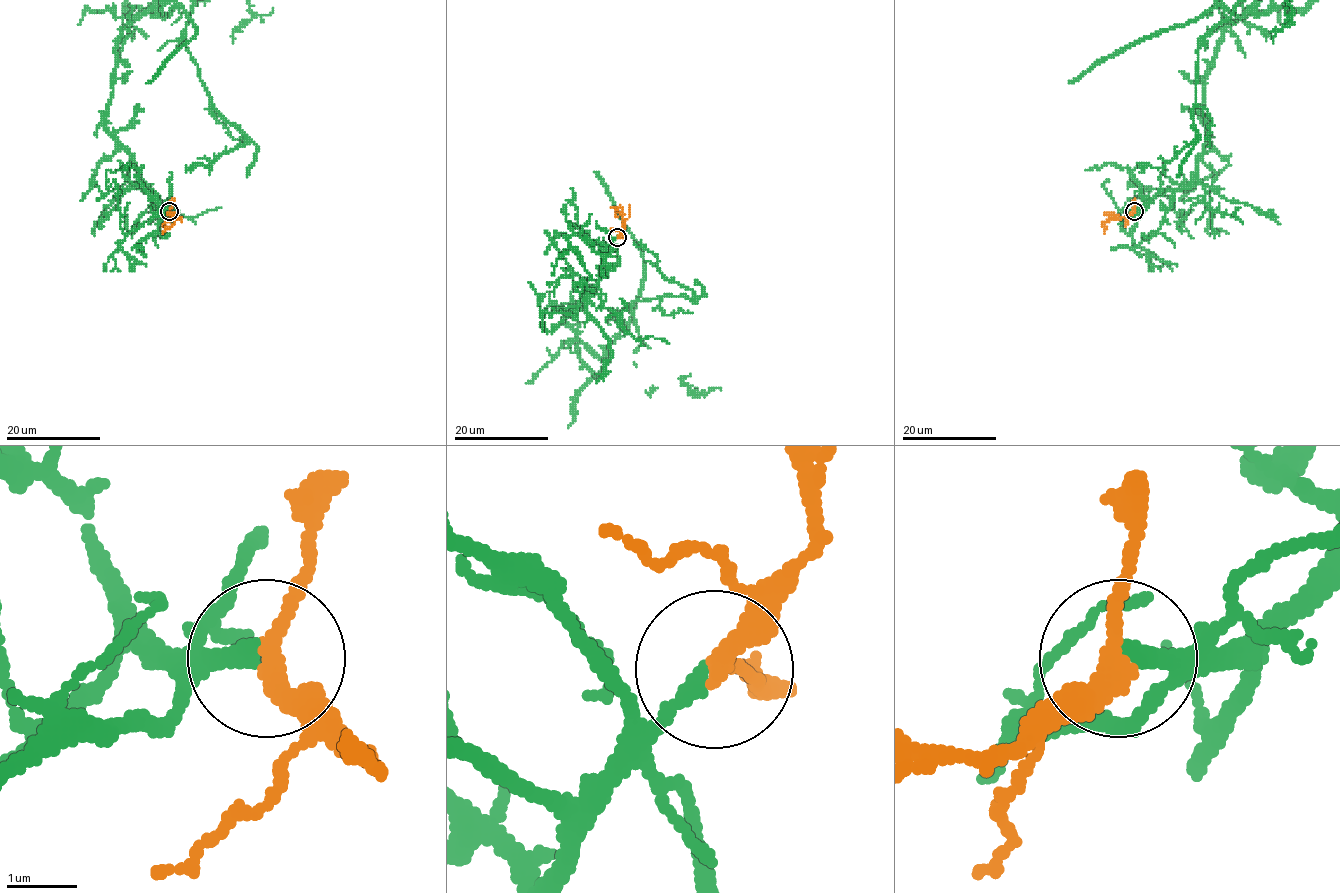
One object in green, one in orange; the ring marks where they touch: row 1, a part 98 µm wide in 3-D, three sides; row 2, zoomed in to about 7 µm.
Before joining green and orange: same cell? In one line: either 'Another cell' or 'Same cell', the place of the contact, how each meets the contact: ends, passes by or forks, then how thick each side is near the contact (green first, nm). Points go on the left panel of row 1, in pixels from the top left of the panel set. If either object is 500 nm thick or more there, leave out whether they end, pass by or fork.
Same cell. Place: (169, 211). At the ring green ends. At the ring orange passes by. Thickness 200 nm (green) against 280 nm

